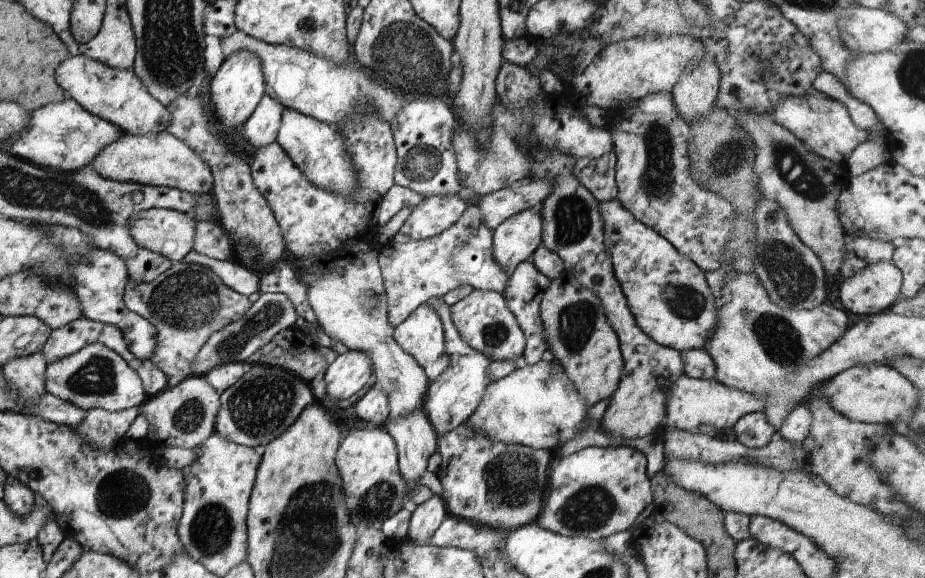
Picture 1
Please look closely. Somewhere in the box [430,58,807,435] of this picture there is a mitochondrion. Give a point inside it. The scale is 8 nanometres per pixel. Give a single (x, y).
(657, 181)

